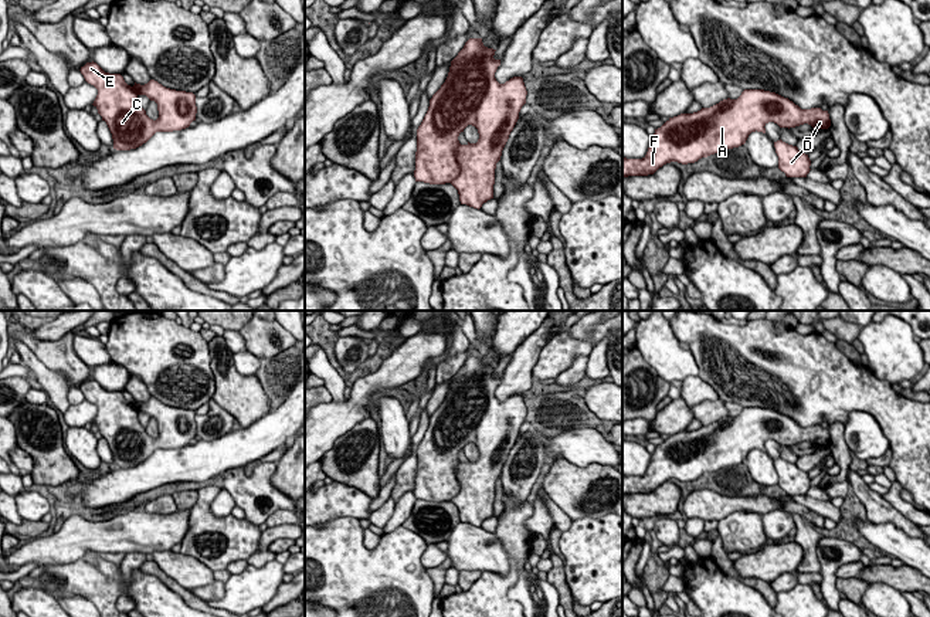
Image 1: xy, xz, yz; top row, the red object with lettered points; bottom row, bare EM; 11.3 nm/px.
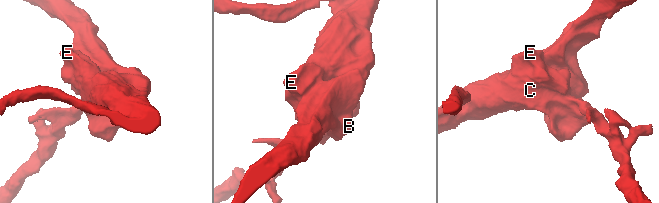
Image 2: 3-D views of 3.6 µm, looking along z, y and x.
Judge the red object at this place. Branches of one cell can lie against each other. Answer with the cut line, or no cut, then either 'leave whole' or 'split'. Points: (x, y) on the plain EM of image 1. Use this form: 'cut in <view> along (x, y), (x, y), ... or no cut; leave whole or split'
no cut; leave whole

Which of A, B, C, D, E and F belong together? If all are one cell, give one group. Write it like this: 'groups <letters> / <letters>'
groups A B C D E F

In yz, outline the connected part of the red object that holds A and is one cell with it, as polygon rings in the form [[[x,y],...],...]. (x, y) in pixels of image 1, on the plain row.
[[[744,407],[737,417],[723,417],[710,426],[669,435],[655,447],[642,477],[622,475],[622,496],[654,492],[666,481],[695,481],[722,468],[746,461],[751,450],[766,451],[768,440],[780,445],[804,441],[815,448],[828,447],[828,428],[801,427],[788,416],[764,407]]]

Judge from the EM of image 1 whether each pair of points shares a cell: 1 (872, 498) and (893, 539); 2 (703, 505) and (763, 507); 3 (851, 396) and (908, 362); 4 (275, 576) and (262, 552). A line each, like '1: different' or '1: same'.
1: different
2: same
3: different
4: different

